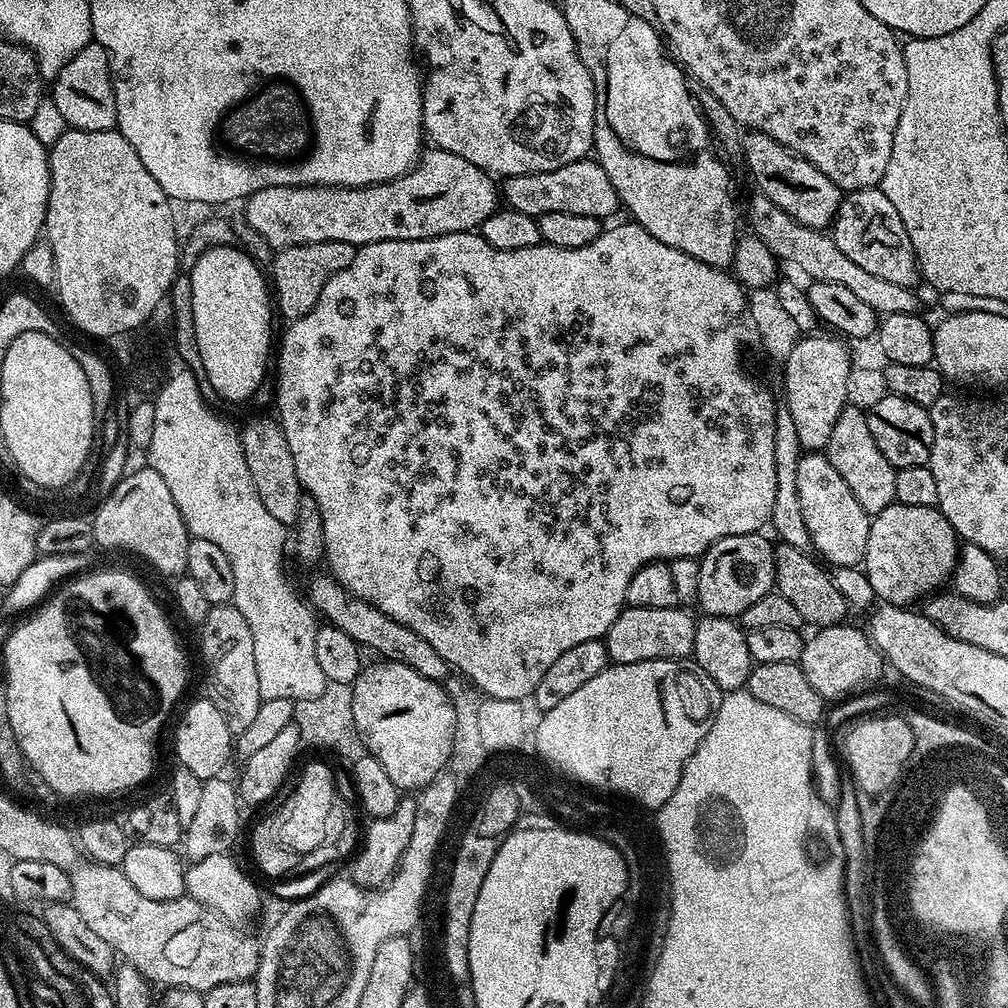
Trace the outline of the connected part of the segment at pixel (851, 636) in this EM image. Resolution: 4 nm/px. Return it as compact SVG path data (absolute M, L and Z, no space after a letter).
M845 622L831 624L813 633L805 639L798 663L807 682L824 701L840 702L881 683L880 675L886 669L886 661L863 627L855 628L851 622Z

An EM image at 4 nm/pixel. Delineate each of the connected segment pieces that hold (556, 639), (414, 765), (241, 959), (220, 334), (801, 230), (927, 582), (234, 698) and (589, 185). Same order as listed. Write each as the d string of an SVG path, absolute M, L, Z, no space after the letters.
M627 222L616 224L613 228L605 227L590 246L577 248L559 248L546 243L526 246L526 250L498 250L490 246L479 234L479 231L455 232L445 236L435 236L425 240L387 240L373 244L361 244L354 254L354 262L326 282L322 286L322 294L318 294L318 302L310 314L291 321L287 325L284 337L279 337L278 351L274 356L274 372L276 368L276 412L282 430L286 434L286 442L290 446L290 458L294 458L294 470L298 470L298 482L307 495L318 502L318 510L322 514L322 530L324 531L324 560L328 564L327 571L333 580L337 580L351 596L357 596L367 604L373 604L382 614L402 622L410 630L414 630L436 653L453 669L456 668L468 680L473 680L484 691L485 697L494 699L527 701L533 690L542 679L542 674L550 670L550 666L570 646L579 646L581 642L603 640L610 626L614 626L614 618L618 618L621 608L625 607L626 586L630 586L630 578L642 570L642 566L657 562L669 562L680 558L699 558L705 550L722 538L760 532L771 521L774 510L774 426L776 425L775 407L772 396L744 369L744 343L748 340L749 317L748 297L735 275L723 268L715 268L706 262L698 262L690 254L682 250L674 250L674 246L666 246L666 242L658 242L641 224Z
M381 659L380 664L361 667L359 678L351 684L354 698L354 726L358 726L360 741L365 746L367 755L382 762L382 770L390 777L390 782L405 793L412 794L422 789L441 775L449 766L452 757L452 743L458 713L448 697L445 685L439 680L422 678L418 670L410 670L402 662Z
M80 862L76 867L71 869L72 877L72 899L70 903L76 907L78 914L82 914L87 924L98 933L100 937L112 948L121 961L130 963L138 969L145 978L153 985L165 984L165 989L188 989L201 994L209 992L214 986L222 986L222 982L238 982L239 980L252 980L258 970L260 961L261 941L256 940L248 932L243 932L243 927L237 926L233 921L224 919L223 916L213 912L211 908L193 900L191 896L185 894L179 896L177 900L155 900L154 898L145 898L144 895L138 894L134 890L134 885L130 883L130 878L126 878L123 867L114 864L98 864L95 862Z
M216 242L213 243L213 248L208 248L196 261L193 262L192 268L190 268L190 290L193 296L193 324L194 334L196 335L196 342L198 351L202 356L202 363L205 366L207 387L212 387L218 395L224 400L248 400L256 391L260 388L260 383L264 380L264 371L269 371L270 368L270 353L274 348L274 336L272 340L272 312L274 316L274 304L270 299L270 288L266 283L266 276L260 273L260 268L243 252L240 248L231 248L228 242Z
M752 194L748 200L748 224L752 227L749 228L751 235L758 237L773 252L777 261L784 263L785 260L786 263L793 264L798 271L808 275L809 281L838 282L838 286L848 287L861 302L866 302L866 306L876 312L877 317L921 311L920 300L913 289L898 286L887 278L877 278L867 270L862 270L862 266L856 265L852 259L846 258L846 254L842 254L842 250L838 250L827 231L802 226L802 222L790 218L786 210L774 206L770 198Z
M892 503L889 508L875 513L870 526L870 538L866 542L866 554L862 565L874 586L874 594L885 604L912 606L923 601L929 594L941 587L940 583L951 577L958 555L958 537L950 522L940 513L939 507L906 506Z
M231 602L213 606L206 614L204 623L199 625L198 632L200 652L208 667L208 684L212 687L210 699L214 706L218 706L218 710L222 710L226 726L230 726L233 734L238 734L251 725L261 702L258 666L254 666L254 634L250 634L246 618L242 618L236 605Z
M592 158L575 160L549 172L505 176L502 180L502 200L507 207L522 210L522 214L530 214L537 218L542 214L557 212L586 214L590 218L603 221L622 208L606 170L602 170L600 163Z

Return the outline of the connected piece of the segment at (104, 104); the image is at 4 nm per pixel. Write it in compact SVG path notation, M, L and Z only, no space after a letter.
M95 42L82 46L50 84L50 98L58 106L69 128L113 130L116 128L116 103L112 89L112 67L106 50Z

